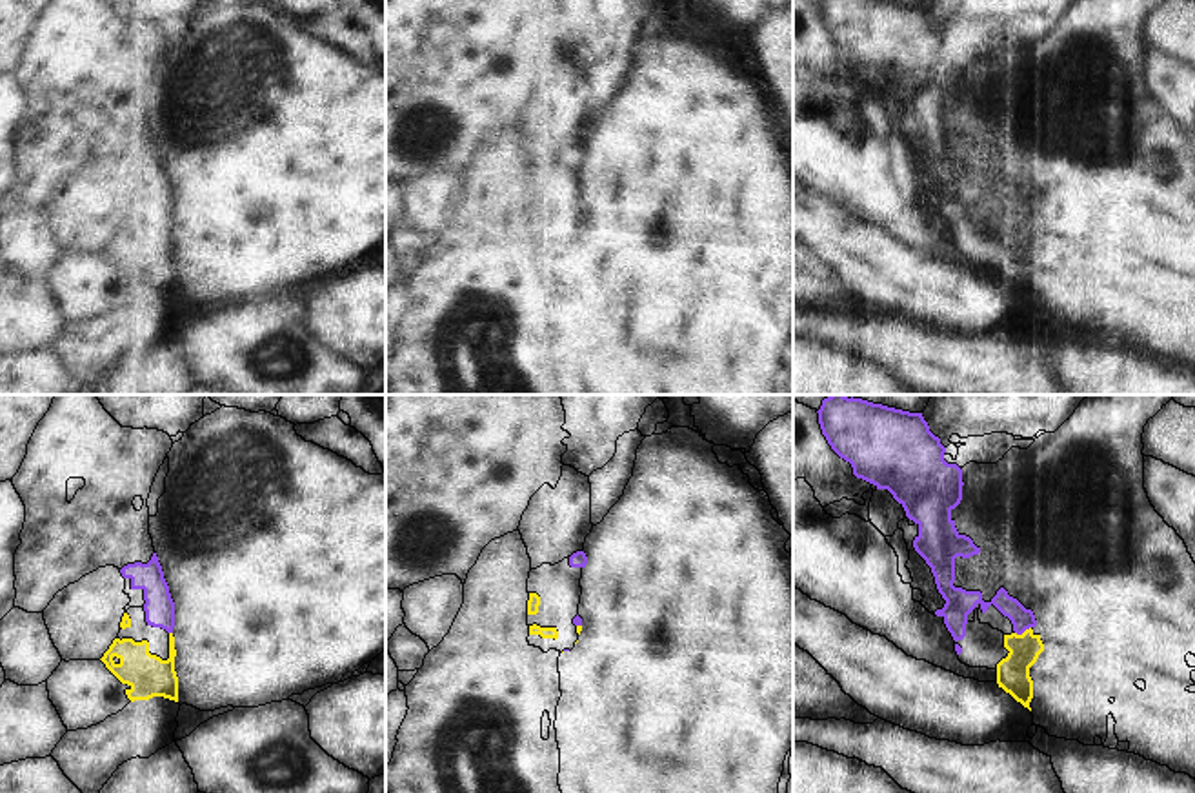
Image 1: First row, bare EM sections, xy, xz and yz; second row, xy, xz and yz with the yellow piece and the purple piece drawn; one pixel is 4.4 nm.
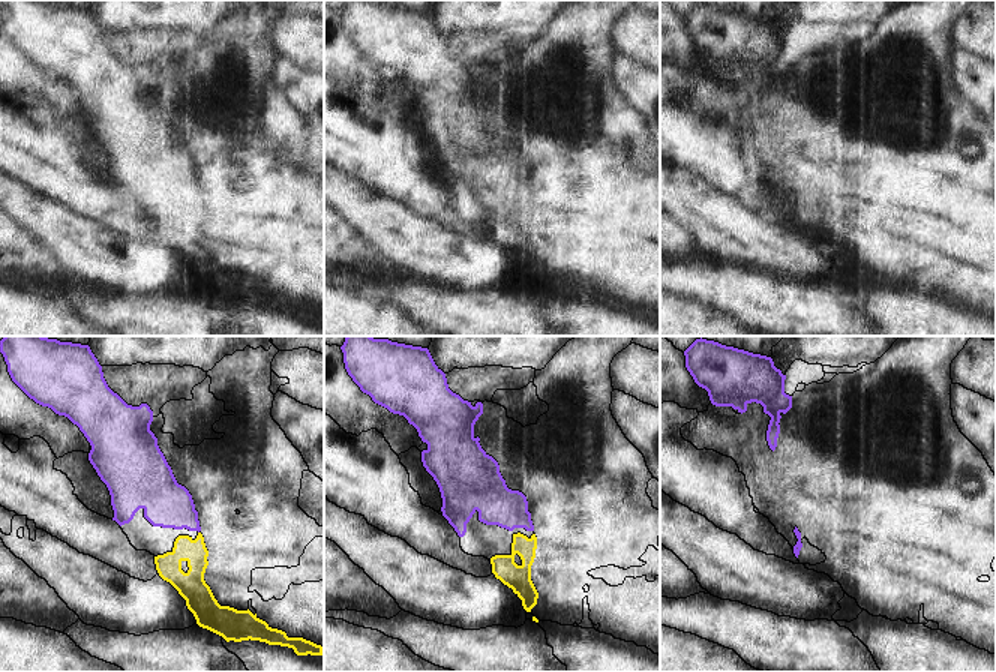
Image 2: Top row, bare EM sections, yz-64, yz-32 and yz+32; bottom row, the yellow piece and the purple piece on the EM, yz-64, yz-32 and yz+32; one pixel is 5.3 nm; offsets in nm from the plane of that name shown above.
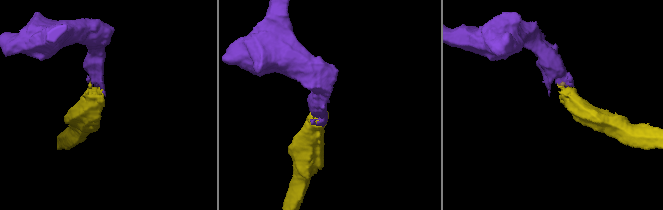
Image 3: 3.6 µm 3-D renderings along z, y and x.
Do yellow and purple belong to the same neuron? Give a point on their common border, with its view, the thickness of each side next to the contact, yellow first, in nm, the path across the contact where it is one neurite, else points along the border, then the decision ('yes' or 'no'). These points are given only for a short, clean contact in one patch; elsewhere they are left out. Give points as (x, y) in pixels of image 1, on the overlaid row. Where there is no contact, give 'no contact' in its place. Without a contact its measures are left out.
meets yellow in yz at (1024, 632); 140 nm thick on the yellow side, 100 nm on the other; runs through yz (1014, 677), (1023, 655), (1024, 632), (1023, 619); yes

